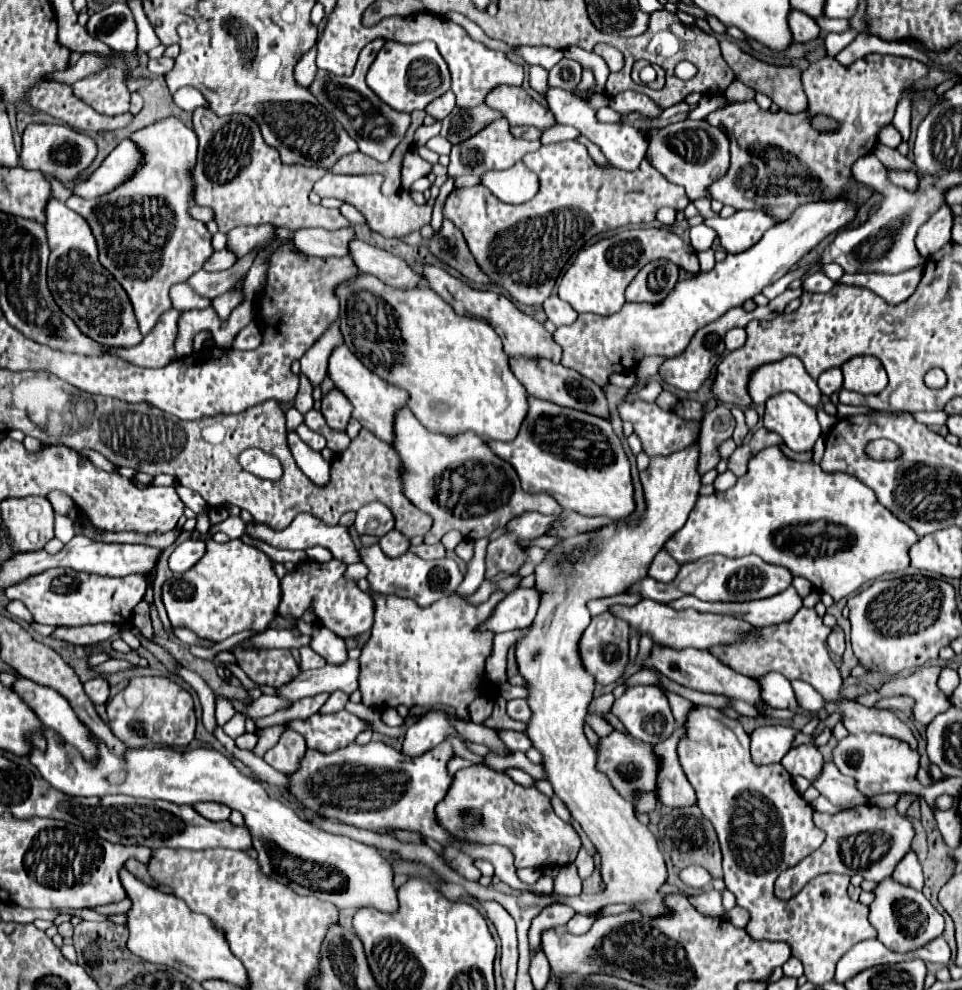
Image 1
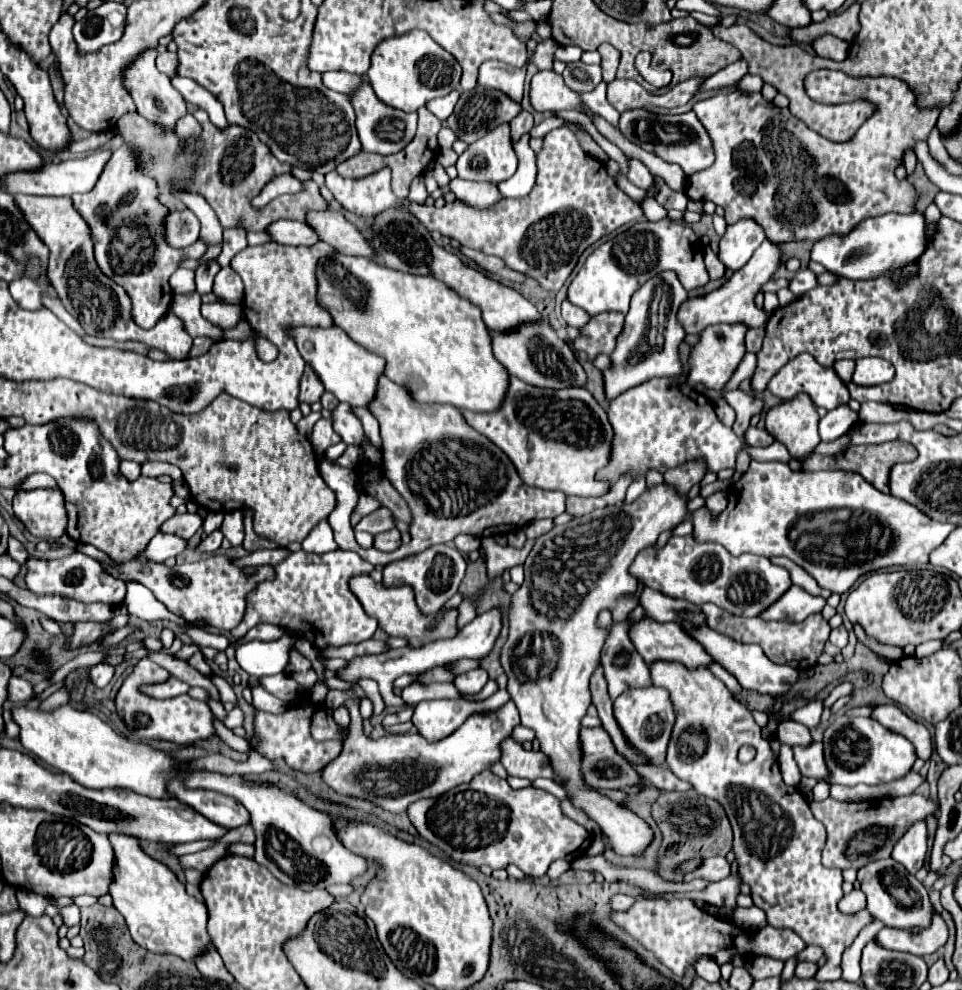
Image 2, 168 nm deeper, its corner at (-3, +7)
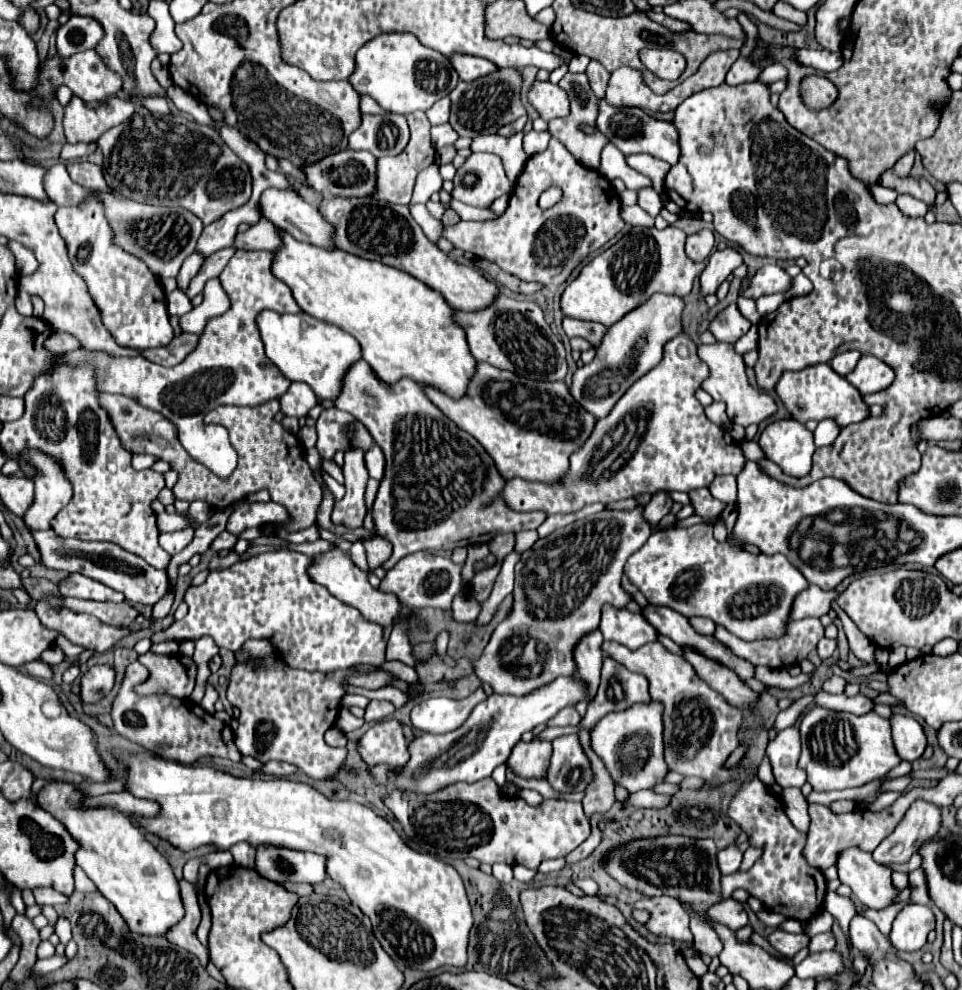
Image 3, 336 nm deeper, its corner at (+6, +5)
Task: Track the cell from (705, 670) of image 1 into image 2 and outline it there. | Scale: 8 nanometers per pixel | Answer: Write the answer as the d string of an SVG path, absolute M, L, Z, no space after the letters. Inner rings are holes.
M644 616L630 624L628 634L646 664L652 664L654 660L674 660L682 662L686 668L698 668L712 662L706 650L686 636L678 622L656 622Z

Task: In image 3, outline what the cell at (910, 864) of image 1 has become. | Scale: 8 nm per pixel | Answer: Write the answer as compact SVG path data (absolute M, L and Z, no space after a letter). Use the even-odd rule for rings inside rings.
M917 800L897 828L873 850L873 858L881 864L903 864L917 852L923 842L939 830L939 808L935 804Z

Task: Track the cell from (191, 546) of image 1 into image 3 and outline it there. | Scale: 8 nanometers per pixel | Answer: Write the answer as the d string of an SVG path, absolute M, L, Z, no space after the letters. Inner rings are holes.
M225 530L225 532L221 532L221 534L211 542L209 550L213 550L213 552L219 552L219 550L223 550L223 548L231 550L231 548L235 546L235 542L237 542L237 536L233 536L233 534L229 534L229 532Z

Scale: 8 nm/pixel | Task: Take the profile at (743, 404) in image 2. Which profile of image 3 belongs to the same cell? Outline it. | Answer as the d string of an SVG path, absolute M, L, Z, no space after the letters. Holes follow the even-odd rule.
M725 342L701 344L697 352L699 352L699 358L709 366L709 378L705 378L703 390L707 390L713 396L713 400L727 404L727 416L733 424L741 424L741 426L759 424L761 420L775 414L777 410L775 400L767 392L749 386L743 358L733 350L733 344L725 344Z

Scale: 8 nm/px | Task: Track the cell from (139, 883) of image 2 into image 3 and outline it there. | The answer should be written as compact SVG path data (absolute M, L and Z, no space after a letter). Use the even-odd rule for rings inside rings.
M53 782L39 792L37 804L63 822L69 834L81 844L75 856L77 866L83 868L83 872L95 882L97 890L117 908L129 930L145 936L165 936L173 924L181 922L185 916L179 882L169 862L149 840L145 840L143 832L125 814L109 808L77 810L81 796L83 794L71 784Z

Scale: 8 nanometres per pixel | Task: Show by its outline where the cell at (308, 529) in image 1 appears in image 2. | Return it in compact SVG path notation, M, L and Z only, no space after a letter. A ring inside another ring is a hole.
M380 376L376 396L368 404L368 410L380 422L384 476L398 488L398 494L406 500L412 512L412 540L390 554L358 546L350 517L359 499L359 478L351 468L320 460L320 475L338 500L328 522L334 530L334 540L342 550L352 550L374 566L386 566L404 556L424 552L434 544L448 544L458 534L476 538L500 536L524 528L532 520L556 518L564 512L566 496L562 492L526 486L510 458L486 436L470 428L458 408L452 408L450 404L422 404L402 386Z

